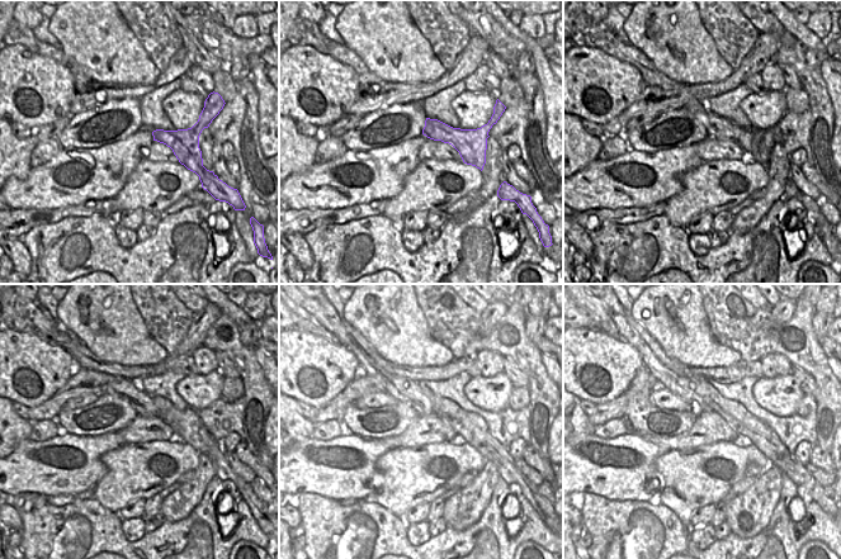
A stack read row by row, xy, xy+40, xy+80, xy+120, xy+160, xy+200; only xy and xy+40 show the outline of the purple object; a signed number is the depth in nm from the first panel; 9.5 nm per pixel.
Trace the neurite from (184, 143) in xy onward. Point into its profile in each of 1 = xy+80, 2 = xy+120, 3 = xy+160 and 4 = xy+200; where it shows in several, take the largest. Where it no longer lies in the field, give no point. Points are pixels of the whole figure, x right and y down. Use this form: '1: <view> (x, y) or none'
1: xy+80 (717, 127)
2: xy+120 (141, 402)
3: xy+160 (401, 388)
4: xy+200 (667, 378)

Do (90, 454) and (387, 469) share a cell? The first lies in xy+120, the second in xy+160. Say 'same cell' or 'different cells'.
different cells

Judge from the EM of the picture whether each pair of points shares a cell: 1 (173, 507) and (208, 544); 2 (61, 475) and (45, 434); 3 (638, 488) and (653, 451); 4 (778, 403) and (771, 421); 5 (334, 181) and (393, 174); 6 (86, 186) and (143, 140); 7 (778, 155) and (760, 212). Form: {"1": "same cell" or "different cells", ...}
{"1": "different cells", "2": "different cells", "3": "same cell", "4": "different cells", "5": "same cell", "6": "same cell", "7": "same cell"}

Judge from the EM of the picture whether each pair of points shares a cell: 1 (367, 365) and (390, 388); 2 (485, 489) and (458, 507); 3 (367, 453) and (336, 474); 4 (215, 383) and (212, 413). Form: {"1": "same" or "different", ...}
{"1": "same", "2": "same", "3": "same", "4": "different"}

